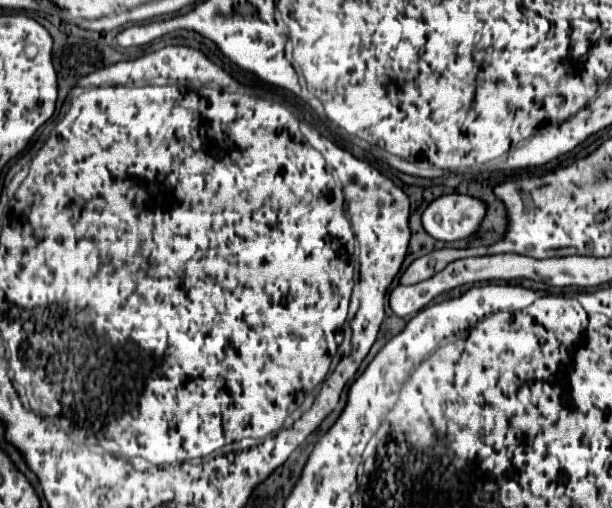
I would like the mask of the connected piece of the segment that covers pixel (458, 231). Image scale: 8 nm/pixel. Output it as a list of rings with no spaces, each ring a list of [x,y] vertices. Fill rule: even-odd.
[[[447,194],[435,198],[421,214],[421,224],[429,236],[441,242],[461,240],[473,234],[485,216],[485,204],[473,196]]]

